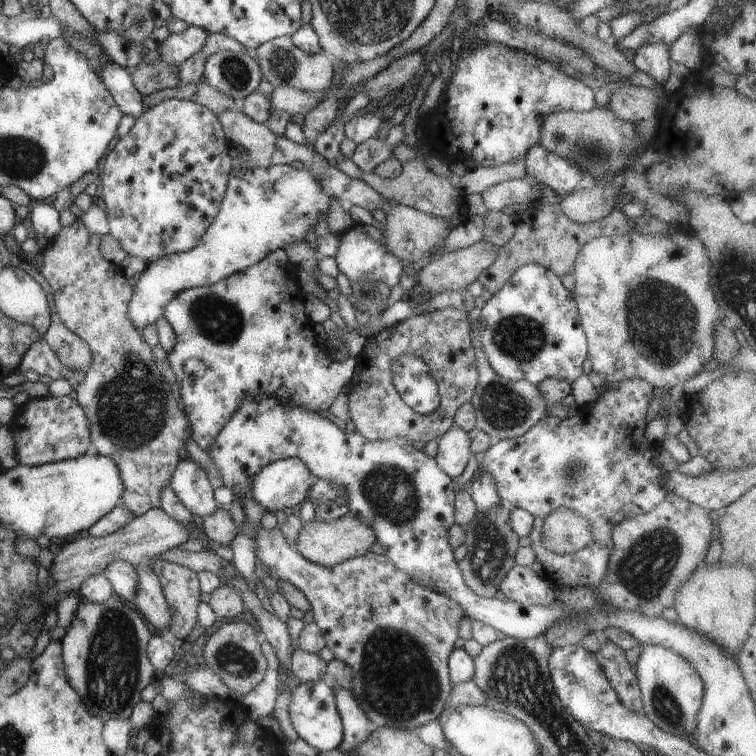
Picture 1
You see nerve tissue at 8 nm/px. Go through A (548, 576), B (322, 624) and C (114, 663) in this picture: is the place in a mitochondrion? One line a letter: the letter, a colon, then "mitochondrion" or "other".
A: other
B: other
C: mitochondrion

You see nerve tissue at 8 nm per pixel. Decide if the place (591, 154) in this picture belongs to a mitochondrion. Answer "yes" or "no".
yes

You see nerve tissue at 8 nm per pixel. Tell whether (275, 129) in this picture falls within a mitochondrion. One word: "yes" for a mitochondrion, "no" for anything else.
no

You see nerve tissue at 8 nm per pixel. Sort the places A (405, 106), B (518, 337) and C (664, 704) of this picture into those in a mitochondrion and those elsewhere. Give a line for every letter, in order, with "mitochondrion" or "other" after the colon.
A: other
B: mitochondrion
C: mitochondrion

